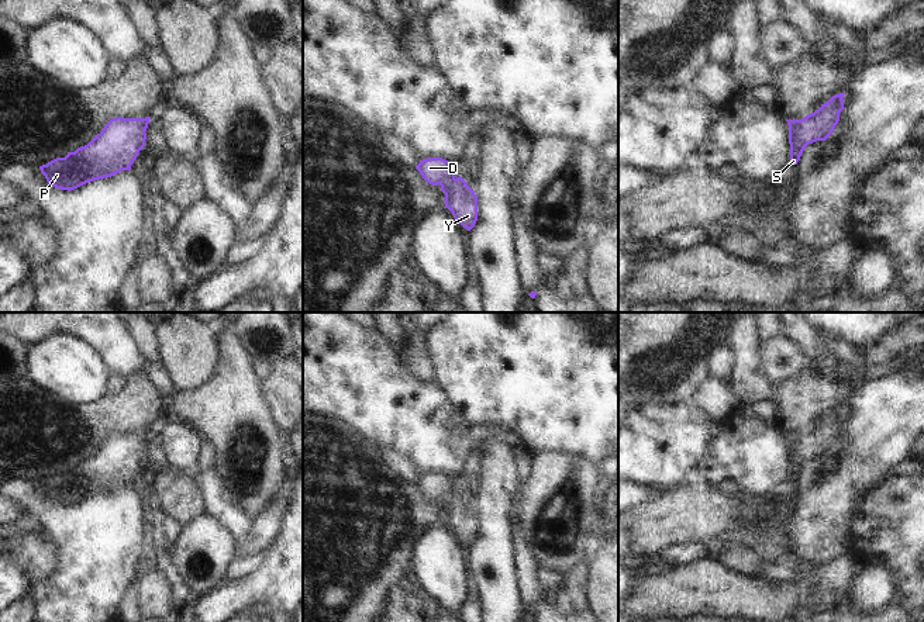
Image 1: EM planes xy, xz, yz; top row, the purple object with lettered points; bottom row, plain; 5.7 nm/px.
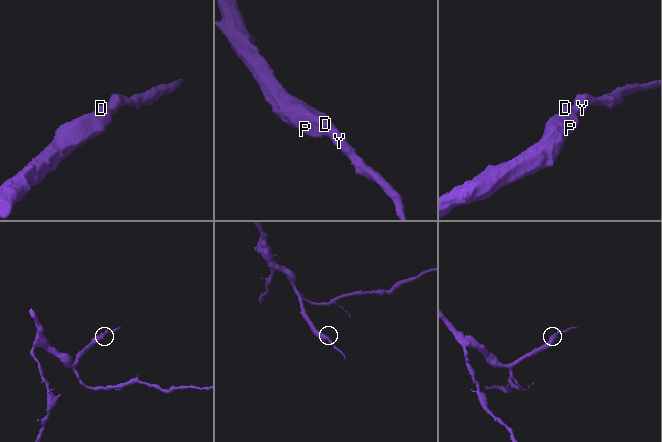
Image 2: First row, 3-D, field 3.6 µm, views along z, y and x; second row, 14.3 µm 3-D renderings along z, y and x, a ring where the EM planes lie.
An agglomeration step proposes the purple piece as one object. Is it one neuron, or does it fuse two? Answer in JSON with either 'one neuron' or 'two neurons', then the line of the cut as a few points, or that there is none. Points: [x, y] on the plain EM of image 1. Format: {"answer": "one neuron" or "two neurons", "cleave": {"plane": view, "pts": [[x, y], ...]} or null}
{"answer": "one neuron", "cleave": null}

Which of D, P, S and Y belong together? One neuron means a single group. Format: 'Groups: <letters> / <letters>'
Groups: D P S Y

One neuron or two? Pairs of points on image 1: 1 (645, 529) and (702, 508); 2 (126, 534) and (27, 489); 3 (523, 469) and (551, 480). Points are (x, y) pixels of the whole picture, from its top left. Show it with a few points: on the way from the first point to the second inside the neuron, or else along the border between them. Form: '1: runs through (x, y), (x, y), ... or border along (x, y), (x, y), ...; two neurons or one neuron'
1: runs through (659, 524), (688, 514); one neuron
2: runs through (100, 534), (78, 532), (62, 525), (51, 514); one neuron
3: border along (533, 453), (530, 474), (520, 486); two neurons

